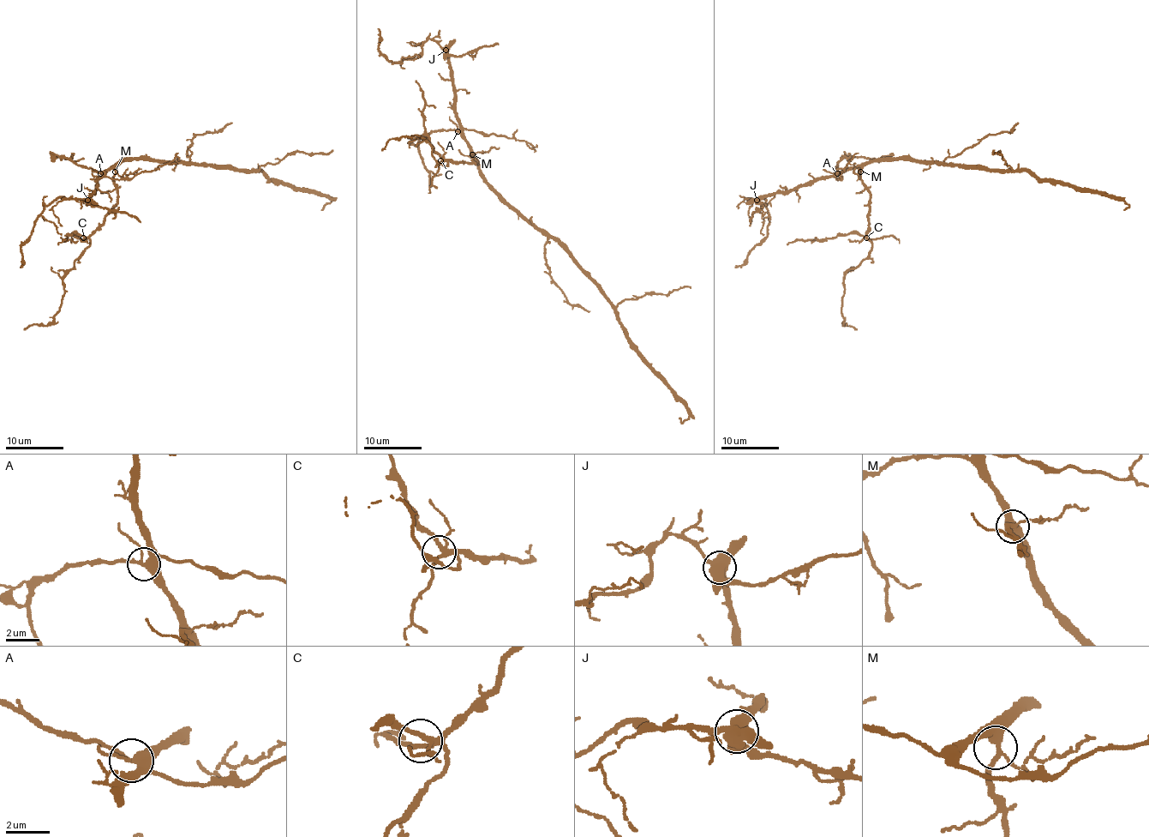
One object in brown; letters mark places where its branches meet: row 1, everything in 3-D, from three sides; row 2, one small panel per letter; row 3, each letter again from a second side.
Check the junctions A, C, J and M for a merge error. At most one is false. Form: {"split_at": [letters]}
{"split_at": ["J"]}

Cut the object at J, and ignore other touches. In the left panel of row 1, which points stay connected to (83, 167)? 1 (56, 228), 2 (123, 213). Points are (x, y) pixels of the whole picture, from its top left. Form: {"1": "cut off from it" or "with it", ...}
{"1": "cut off from it", "2": "cut off from it"}

